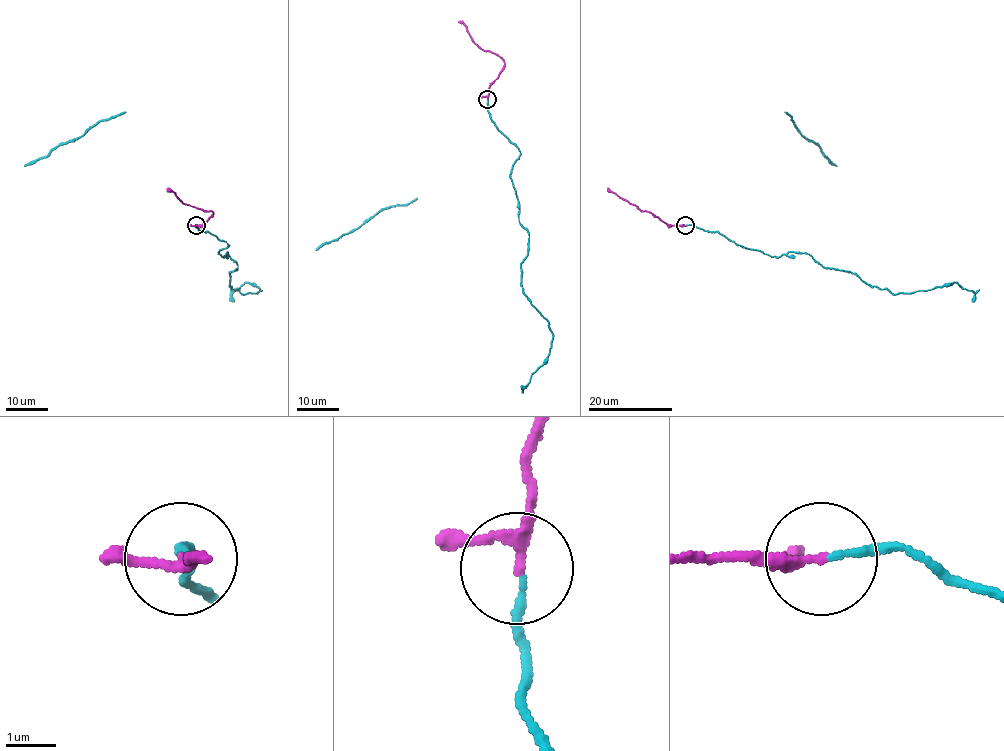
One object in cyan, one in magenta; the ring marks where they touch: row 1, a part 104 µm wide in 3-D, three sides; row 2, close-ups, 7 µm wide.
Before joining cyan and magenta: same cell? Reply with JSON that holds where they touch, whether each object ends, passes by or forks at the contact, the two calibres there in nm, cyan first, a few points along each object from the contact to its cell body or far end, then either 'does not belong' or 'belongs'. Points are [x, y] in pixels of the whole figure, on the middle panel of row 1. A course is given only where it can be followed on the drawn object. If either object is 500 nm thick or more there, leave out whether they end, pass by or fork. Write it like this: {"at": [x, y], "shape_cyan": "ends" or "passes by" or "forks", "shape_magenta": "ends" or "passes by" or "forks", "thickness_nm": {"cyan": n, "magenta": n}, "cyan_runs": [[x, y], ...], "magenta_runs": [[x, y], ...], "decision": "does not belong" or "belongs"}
{"at": [487, 99], "shape_cyan": "ends", "shape_magenta": "passes by", "thickness_nm": {"cyan": 140, "magenta": 150}, "cyan_runs": [[487, 100], [492, 121], [520, 152], [509, 175], [529, 236], [521, 285], [553, 335], [549, 355], [522, 385]], "magenta_runs": [[487, 99], [489, 86], [502, 70], [504, 62], [476, 44], [466, 27], [458, 21]], "decision": "belongs"}

